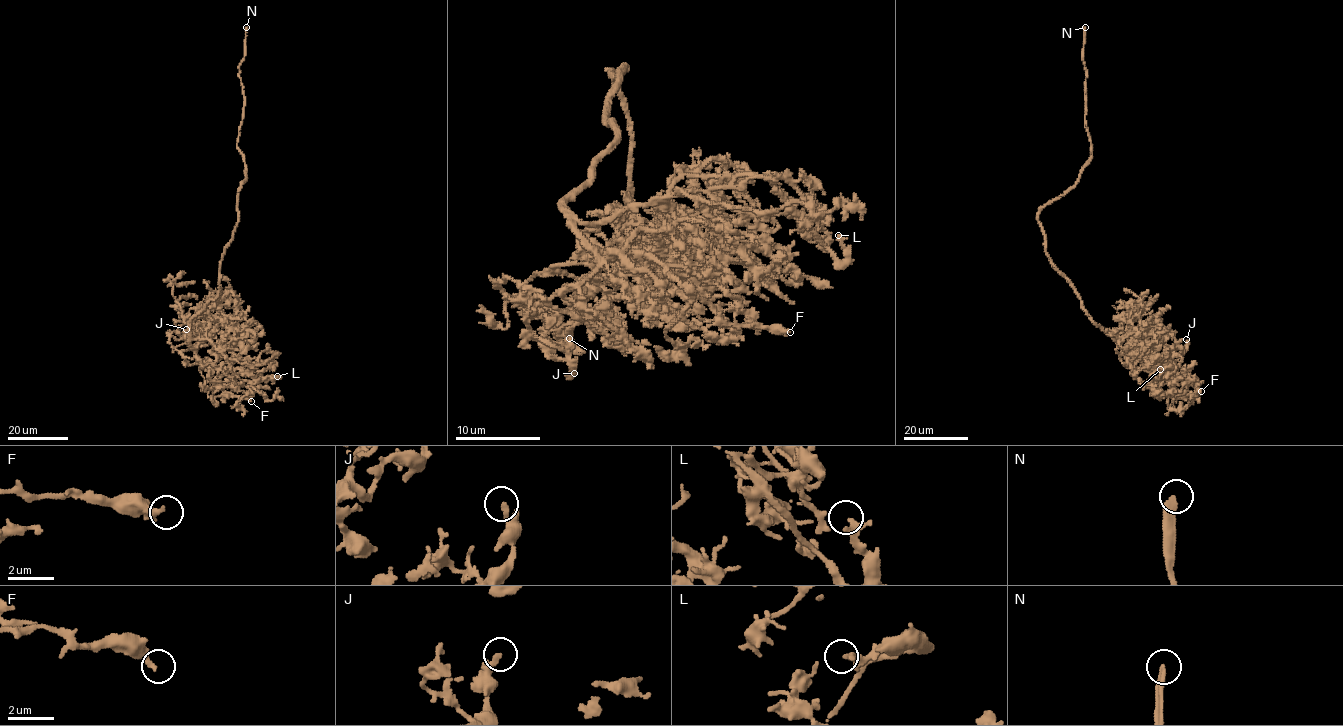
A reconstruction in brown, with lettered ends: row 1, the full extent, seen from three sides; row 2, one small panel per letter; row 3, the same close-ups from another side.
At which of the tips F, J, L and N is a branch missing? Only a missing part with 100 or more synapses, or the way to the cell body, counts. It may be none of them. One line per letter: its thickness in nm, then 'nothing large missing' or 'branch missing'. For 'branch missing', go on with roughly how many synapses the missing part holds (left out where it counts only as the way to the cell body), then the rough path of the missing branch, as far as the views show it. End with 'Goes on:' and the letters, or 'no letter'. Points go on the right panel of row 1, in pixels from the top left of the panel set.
F: calibre 280 nm; nothing large missing
J: calibre 180 nm; nothing large missing
L: calibre 300 nm; nothing large missing
N: calibre 240 nm; branch missing
Goes on: N

